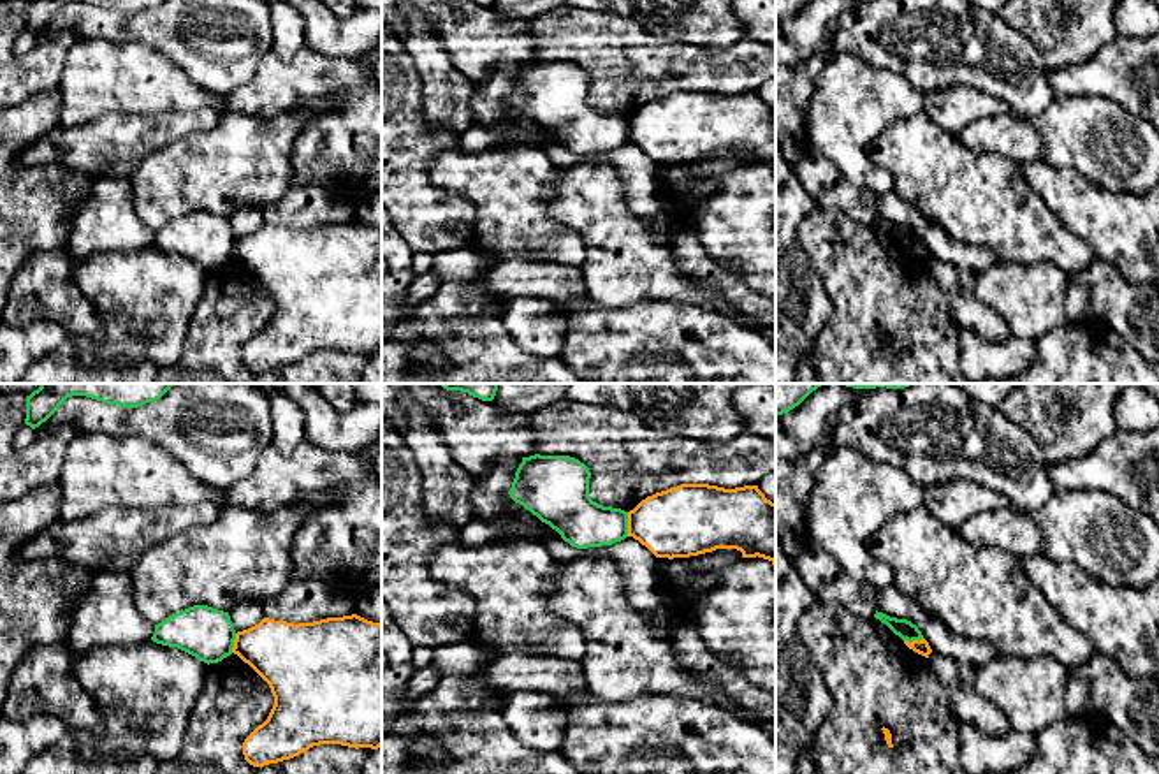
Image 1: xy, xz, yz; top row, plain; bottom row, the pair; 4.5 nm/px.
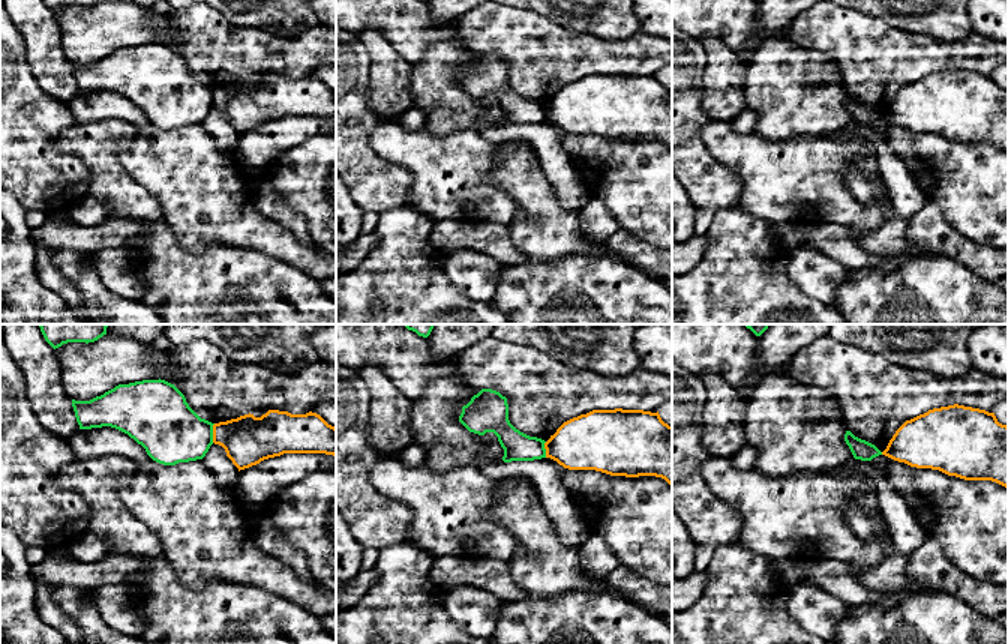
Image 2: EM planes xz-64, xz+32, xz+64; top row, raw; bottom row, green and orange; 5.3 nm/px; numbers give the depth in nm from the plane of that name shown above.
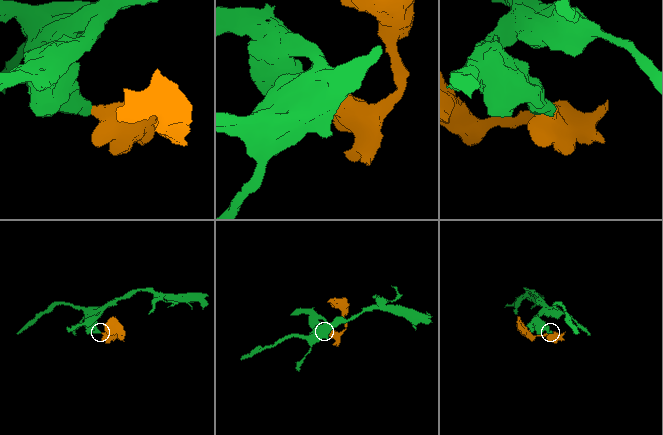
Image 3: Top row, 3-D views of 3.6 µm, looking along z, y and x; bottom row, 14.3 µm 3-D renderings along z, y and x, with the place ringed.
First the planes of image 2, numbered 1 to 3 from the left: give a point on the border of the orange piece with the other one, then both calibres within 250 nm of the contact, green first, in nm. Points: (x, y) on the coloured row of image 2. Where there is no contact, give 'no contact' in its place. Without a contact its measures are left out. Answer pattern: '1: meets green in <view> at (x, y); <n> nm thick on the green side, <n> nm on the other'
1: meets green in xz-64 at (212, 433); 340 nm thick on the green side, 260 nm on the other
2: meets green in xz+32 at (545, 449); 160 nm thick on the green side, 300 nm on the other
3: no contact

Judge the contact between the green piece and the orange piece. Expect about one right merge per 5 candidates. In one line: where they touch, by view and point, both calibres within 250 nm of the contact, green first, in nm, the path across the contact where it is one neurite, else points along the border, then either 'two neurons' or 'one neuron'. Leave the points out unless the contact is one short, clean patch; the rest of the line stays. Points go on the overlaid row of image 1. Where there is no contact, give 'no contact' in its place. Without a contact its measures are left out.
contact xz (626, 525); calibres 220 and 320 nm; border xz (626, 512), (628, 535); two neurons

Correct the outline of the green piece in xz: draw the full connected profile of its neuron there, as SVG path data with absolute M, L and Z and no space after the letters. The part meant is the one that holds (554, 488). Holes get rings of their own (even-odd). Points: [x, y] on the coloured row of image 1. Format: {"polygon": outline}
{"polygon": "M535 454L522 457L508 494L515 503L556 529L572 547L601 547L624 540L628 537L628 512L593 501L589 478L589 468L575 457Z"}

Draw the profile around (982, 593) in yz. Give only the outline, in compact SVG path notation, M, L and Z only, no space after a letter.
M923 505L899 512L867 540L869 552L893 572L893 586L960 637L992 642L1001 656L1048 656L1068 668L1087 663L1096 649L1050 607L1022 570L1022 558L997 547L973 545Z

